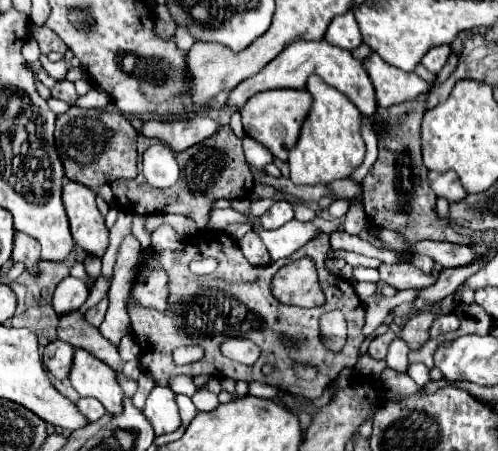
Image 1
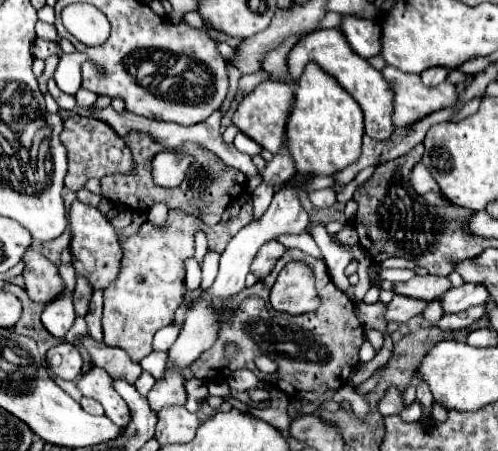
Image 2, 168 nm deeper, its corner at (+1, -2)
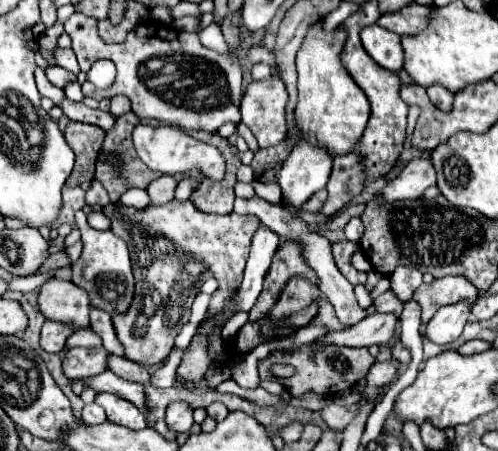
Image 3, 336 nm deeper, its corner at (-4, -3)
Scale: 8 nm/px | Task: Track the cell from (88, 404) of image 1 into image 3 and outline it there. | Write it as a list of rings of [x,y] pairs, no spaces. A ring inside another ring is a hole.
[[[90,403],[90,405],[86,405],[86,407],[82,409],[82,421],[88,423],[88,425],[96,425],[96,423],[106,421],[106,413],[104,413],[104,409],[102,409],[100,405]]]

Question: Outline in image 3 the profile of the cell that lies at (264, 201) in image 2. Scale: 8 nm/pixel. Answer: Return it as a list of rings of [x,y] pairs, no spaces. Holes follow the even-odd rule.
[[[260,225],[256,229],[252,237],[252,245],[250,245],[250,257],[244,269],[242,287],[240,287],[240,309],[242,311],[250,311],[256,297],[260,295],[264,273],[268,271],[272,253],[278,249],[278,245],[280,245],[280,237],[270,227]]]

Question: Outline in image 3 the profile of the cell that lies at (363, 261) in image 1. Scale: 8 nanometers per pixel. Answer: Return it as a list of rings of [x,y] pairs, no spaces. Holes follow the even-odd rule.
[[[396,267],[396,271],[390,277],[392,289],[396,291],[396,296],[403,303],[412,299],[416,287],[422,285],[422,273],[418,269],[410,267]]]

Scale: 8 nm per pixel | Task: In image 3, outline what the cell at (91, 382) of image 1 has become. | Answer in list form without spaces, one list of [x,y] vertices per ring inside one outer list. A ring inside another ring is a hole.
[[[96,393],[96,403],[104,407],[108,419],[114,423],[120,423],[130,429],[144,429],[148,425],[146,417],[130,401],[120,399],[112,393]]]

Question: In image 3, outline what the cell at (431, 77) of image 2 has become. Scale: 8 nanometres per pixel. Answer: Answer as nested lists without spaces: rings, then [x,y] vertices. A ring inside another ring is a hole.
[[[430,85],[428,87],[428,97],[436,107],[440,107],[442,111],[448,111],[452,107],[452,97],[454,95],[442,85]]]

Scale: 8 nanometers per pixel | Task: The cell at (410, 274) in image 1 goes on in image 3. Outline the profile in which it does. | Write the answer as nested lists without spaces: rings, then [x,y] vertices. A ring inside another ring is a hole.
[[[442,277],[434,279],[432,283],[422,283],[414,291],[414,299],[422,307],[422,321],[430,321],[432,315],[442,307],[456,303],[460,299],[474,301],[478,297],[478,289],[470,283],[464,281],[464,277]]]

